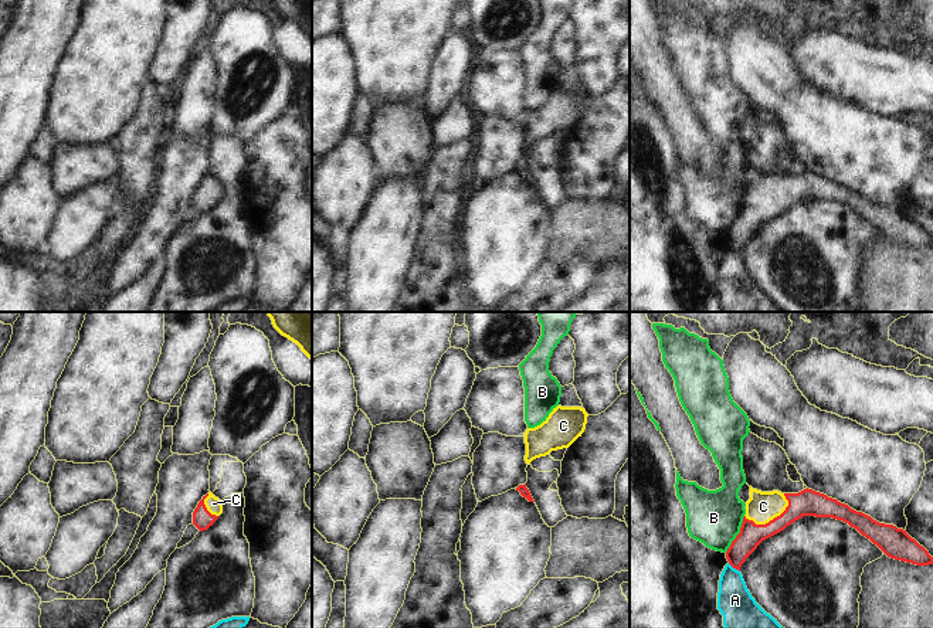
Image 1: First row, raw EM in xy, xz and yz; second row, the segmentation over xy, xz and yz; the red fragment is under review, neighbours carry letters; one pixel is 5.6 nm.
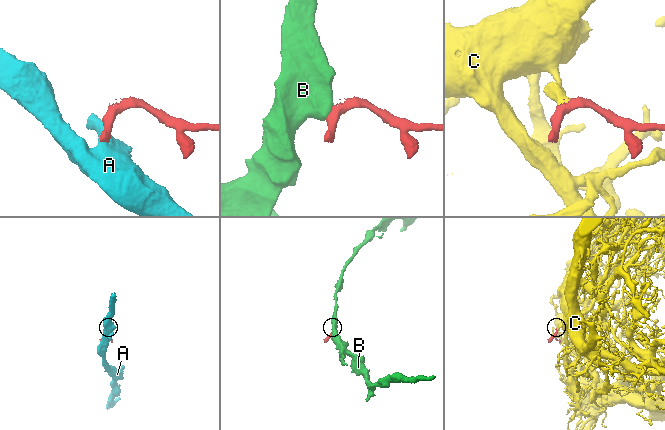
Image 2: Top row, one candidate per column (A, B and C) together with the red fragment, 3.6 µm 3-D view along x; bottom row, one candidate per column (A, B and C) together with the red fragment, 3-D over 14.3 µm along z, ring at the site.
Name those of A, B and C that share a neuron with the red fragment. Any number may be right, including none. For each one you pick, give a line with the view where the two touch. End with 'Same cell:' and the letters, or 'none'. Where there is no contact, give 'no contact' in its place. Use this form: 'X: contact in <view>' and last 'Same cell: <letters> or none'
C: contact in yz
Same cell: C

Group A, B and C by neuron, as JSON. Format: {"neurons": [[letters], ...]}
{"neurons": [["A"], ["B"], ["C"]]}

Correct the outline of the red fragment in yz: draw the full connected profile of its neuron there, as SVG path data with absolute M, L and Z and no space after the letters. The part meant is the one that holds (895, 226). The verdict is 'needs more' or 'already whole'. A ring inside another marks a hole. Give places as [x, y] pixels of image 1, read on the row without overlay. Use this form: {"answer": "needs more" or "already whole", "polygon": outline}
{"answer": "needs more", "polygon": "M750 169L740 215L726 234L729 247L740 254L757 228L803 198L832 200L848 206L876 227L888 240L916 248L933 247L929 234L906 213L873 203L848 187L812 172L798 176L761 174Z"}

